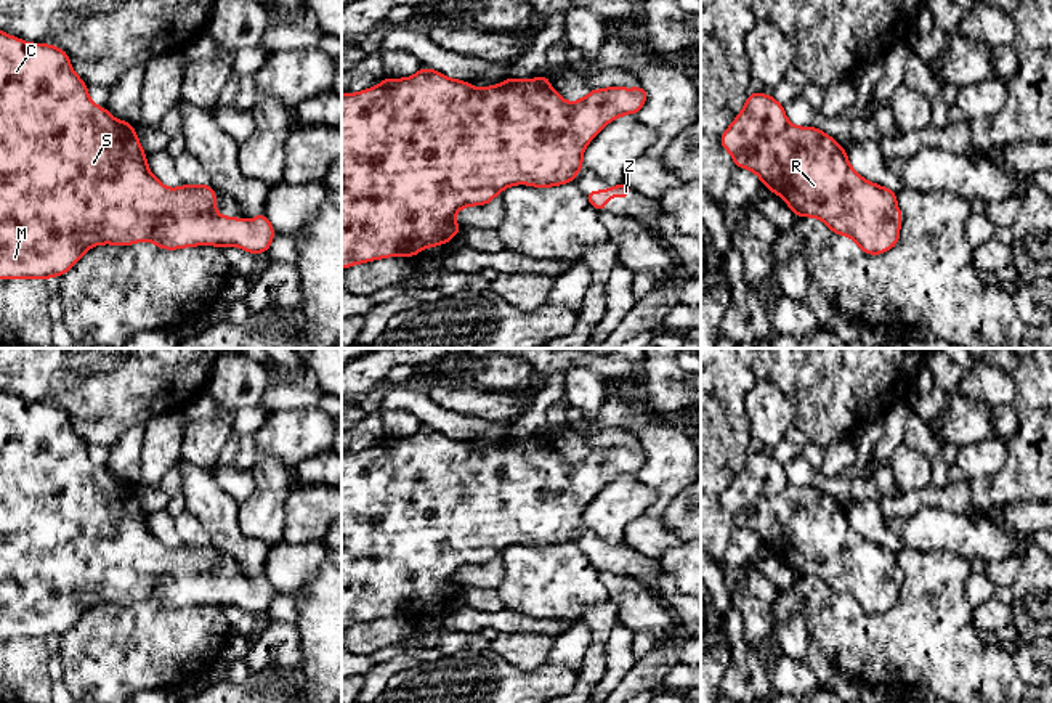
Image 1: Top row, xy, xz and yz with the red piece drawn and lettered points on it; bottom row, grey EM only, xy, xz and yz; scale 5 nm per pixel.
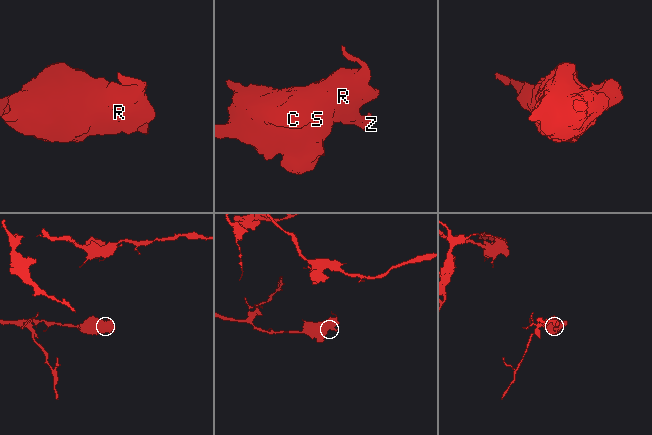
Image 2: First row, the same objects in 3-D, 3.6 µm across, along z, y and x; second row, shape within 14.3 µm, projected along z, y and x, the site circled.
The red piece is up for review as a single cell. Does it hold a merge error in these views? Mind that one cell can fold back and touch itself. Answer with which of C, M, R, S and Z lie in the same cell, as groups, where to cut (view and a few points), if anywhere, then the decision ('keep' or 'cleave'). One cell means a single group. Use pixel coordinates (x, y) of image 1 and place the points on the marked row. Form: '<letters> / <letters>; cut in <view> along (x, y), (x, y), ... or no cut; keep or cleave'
C M R S Z; no cut; keep

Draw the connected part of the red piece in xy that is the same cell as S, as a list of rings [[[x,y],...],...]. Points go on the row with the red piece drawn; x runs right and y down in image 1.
[[[0,30],[0,279],[61,278],[98,244],[151,241],[168,250],[212,244],[236,246],[253,255],[268,252],[274,228],[265,212],[252,221],[223,217],[216,213],[216,194],[210,183],[176,189],[164,186],[148,167],[135,125],[93,104],[87,87],[64,50],[26,43]]]

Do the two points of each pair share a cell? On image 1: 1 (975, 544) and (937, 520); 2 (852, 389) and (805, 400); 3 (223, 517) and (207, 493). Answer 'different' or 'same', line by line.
1: same
2: same
3: same

